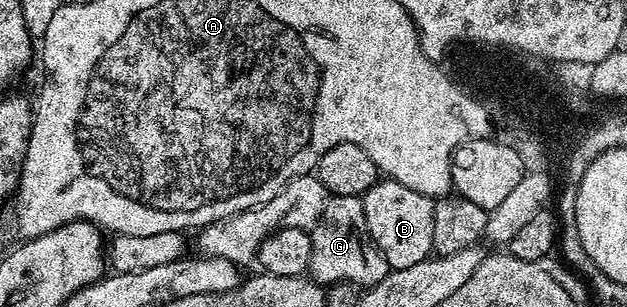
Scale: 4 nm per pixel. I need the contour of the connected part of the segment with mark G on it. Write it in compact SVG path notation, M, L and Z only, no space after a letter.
M336 197L327 200L320 219L309 230L312 243L309 276L323 287L347 281L359 287L374 286L385 276L391 267L380 255L380 251L370 239L370 232L364 223L364 207L361 197Z

